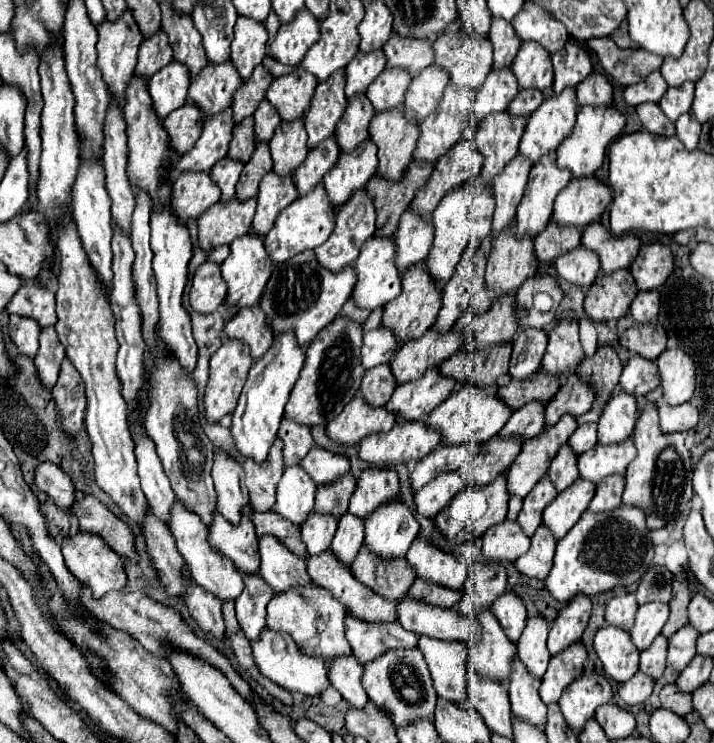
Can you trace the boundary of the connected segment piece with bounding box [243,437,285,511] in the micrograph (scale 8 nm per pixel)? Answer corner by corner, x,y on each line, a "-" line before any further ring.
275,439
265,463
253,463
253,459
245,459
243,467
251,507
255,511
271,511
275,505
275,489
285,469
281,455
281,439

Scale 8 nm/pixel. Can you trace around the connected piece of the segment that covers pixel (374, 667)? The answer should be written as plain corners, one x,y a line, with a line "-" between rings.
397,649
397,651
385,651
385,655
379,655
373,659
373,663
363,665
363,687
369,695
369,699
383,709
397,727
409,725
421,717
433,719
437,693
433,689
433,681
427,669
427,663
419,649

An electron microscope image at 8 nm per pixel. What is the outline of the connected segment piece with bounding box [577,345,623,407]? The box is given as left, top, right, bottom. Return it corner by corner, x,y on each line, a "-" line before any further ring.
603,345
595,351
593,357
585,357
577,373
595,389
597,403
603,407
613,395
619,375
621,375
621,359
611,345

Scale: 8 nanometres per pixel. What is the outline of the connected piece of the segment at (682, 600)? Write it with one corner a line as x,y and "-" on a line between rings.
673,575
673,597
669,601
671,607
671,617
667,625
663,627
665,637
671,637
675,631
679,631
687,623
687,605
691,601
691,589
689,589
689,577
679,577

